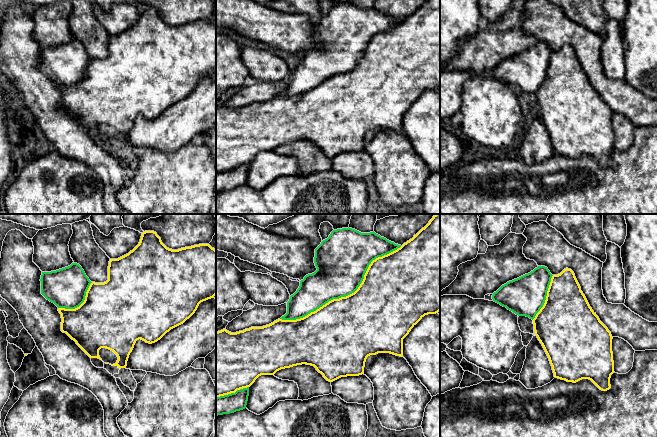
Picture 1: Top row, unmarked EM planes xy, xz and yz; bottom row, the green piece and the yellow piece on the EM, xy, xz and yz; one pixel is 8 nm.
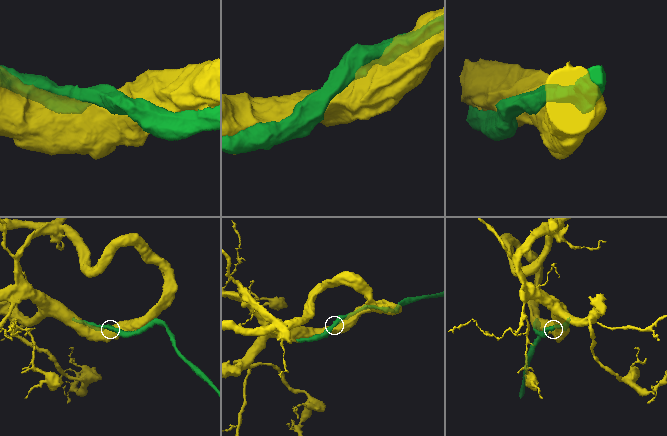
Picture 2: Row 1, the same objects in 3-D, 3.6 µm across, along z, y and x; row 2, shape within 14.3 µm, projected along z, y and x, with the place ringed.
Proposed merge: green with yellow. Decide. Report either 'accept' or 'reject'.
accept

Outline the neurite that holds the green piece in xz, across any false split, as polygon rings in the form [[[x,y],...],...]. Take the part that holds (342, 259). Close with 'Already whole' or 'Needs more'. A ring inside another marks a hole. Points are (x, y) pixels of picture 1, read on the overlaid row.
[[[435,214],[424,228],[402,246],[381,237],[374,231],[361,233],[349,227],[333,230],[329,237],[315,249],[314,263],[317,270],[300,281],[299,288],[287,302],[287,313],[280,319],[263,327],[251,327],[236,333],[231,333],[226,329],[216,332],[216,416],[245,409],[249,387],[261,375],[274,375],[281,369],[306,364],[314,366],[327,381],[333,382],[341,377],[364,374],[365,362],[370,355],[390,353],[403,357],[403,339],[411,329],[425,315],[436,314],[440,311],[440,214]]]. Needs more

